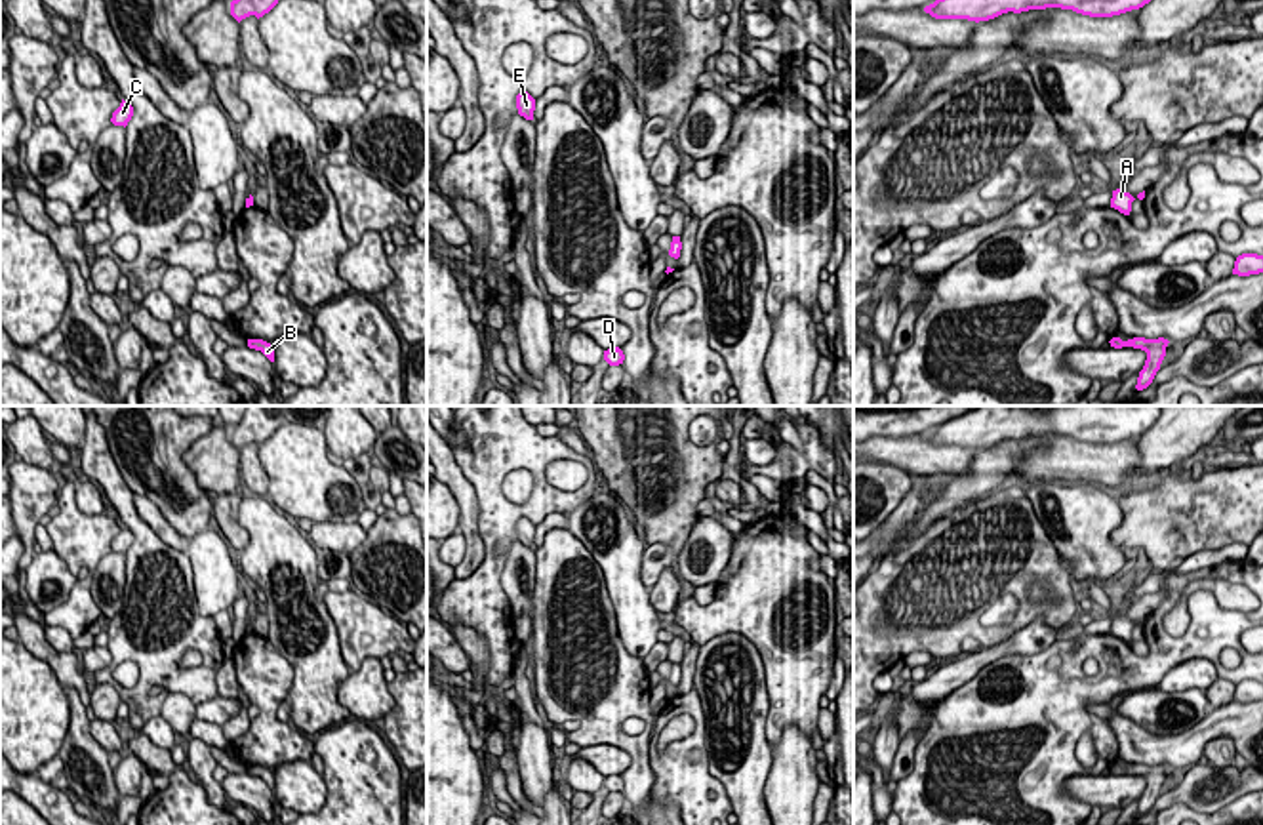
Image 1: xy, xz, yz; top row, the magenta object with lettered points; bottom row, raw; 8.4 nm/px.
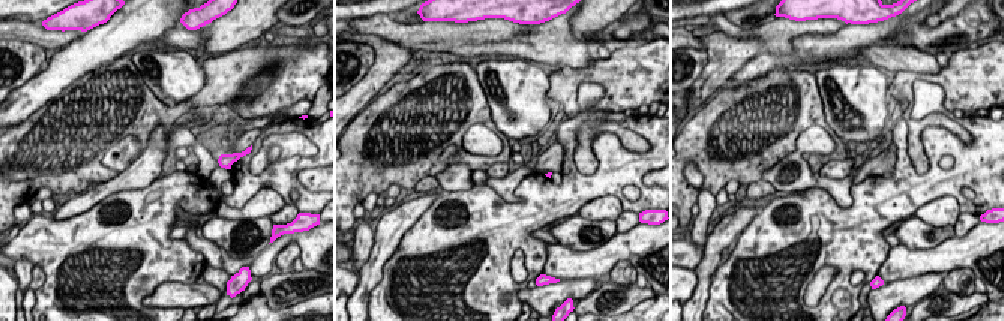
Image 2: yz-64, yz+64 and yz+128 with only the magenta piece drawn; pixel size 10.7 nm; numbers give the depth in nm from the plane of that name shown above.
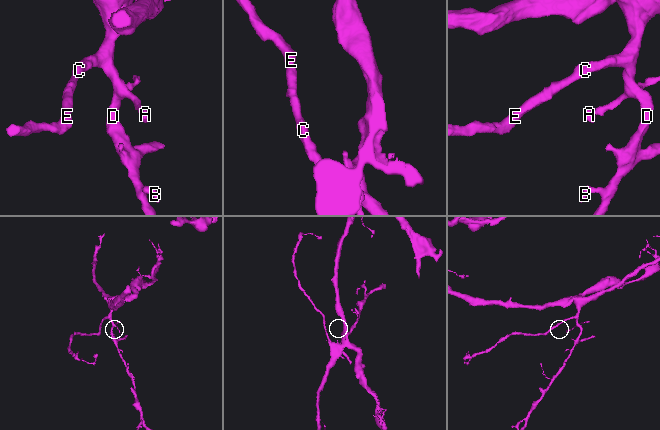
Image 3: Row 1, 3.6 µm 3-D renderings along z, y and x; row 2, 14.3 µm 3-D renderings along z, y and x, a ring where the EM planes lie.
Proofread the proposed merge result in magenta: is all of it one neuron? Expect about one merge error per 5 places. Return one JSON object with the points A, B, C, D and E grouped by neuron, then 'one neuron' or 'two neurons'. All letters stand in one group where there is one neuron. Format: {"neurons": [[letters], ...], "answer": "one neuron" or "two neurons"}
{"neurons": [["A", "B", "C", "D", "E"]], "answer": "one neuron"}

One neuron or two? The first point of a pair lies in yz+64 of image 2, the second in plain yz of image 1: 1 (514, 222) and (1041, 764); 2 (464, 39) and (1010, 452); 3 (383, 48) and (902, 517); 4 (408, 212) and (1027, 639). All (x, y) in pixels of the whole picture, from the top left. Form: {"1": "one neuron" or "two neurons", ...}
{"1": "one neuron", "2": "two neurons", "3": "one neuron", "4": "one neuron"}

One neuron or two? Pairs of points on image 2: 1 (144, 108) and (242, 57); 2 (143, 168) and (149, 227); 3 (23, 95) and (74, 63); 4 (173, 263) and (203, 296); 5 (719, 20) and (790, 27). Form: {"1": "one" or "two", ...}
{"1": "one", "2": "two", "3": "one", "4": "two", "5": "one"}

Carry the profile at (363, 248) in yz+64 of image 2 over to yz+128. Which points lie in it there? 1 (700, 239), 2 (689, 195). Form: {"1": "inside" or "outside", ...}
{"1": "inside", "2": "outside"}

